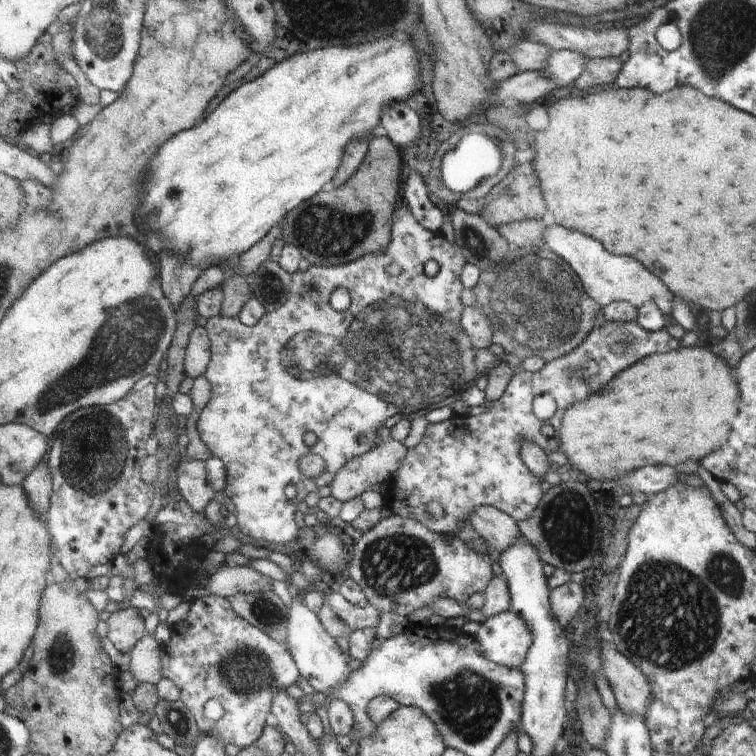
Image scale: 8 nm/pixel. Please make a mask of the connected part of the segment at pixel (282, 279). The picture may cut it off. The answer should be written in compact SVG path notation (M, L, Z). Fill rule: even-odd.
M266 260L249 278L252 295L262 304L266 314L278 310L288 300L292 275L276 261Z

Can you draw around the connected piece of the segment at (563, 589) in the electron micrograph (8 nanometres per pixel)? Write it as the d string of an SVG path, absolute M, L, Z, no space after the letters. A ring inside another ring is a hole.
M568 581L558 588L551 589L551 607L554 609L556 620L559 620L564 628L582 606L584 591L578 583Z

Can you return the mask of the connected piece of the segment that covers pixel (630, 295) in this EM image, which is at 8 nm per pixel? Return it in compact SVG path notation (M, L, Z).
M548 219L548 228L544 232L545 247L553 253L563 257L576 273L579 273L584 288L590 293L592 300L597 301L601 307L610 303L629 302L637 309L646 303L654 303L664 316L672 316L675 308L675 294L670 292L654 274L650 274L638 260L630 256L613 255L591 236L572 229L564 228Z

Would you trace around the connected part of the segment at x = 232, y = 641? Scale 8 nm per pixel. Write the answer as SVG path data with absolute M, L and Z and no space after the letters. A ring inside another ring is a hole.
M201 596L190 607L187 619L171 627L171 639L162 645L162 658L164 658L162 676L174 680L180 686L181 700L186 702L196 716L196 724L202 734L219 737L224 745L232 743L240 748L250 746L263 734L264 720L270 714L270 706L274 706L275 695L298 680L298 670L294 666L295 659L287 644L277 641L271 634L256 628L236 613L228 597ZM209 700L216 700L222 706L224 714L217 720L216 726L202 728L202 710Z

